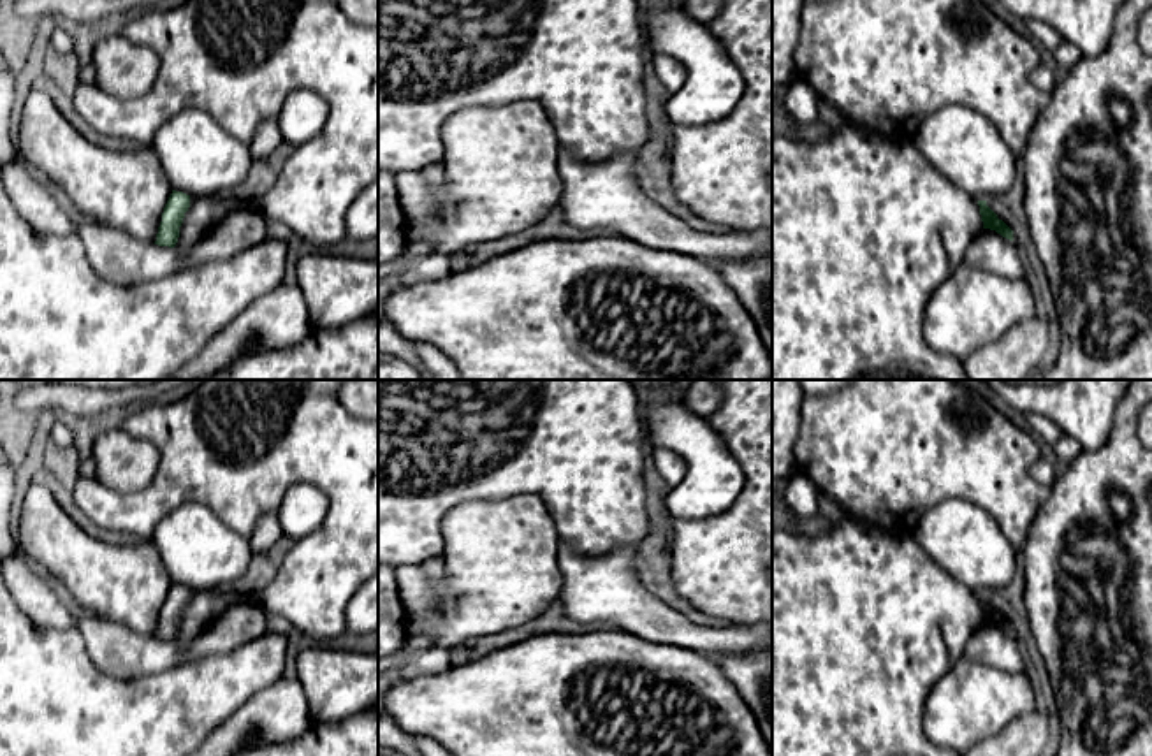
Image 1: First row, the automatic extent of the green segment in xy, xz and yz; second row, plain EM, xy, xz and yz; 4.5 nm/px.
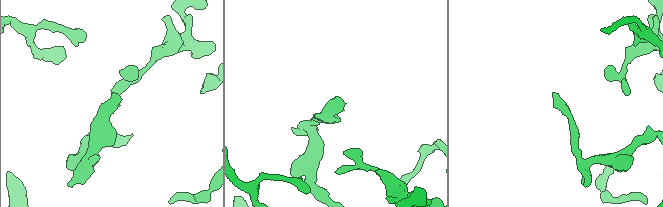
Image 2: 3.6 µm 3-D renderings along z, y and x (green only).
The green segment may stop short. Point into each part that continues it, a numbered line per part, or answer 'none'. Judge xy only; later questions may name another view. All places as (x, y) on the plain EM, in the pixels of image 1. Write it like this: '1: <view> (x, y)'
none

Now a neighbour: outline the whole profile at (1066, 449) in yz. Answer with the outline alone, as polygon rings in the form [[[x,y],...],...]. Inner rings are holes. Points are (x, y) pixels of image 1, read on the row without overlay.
[[[1062,434],[1052,448],[1052,455],[1054,455],[1059,468],[1068,466],[1069,462],[1073,462],[1073,459],[1080,452],[1082,452],[1080,443],[1075,438],[1066,436],[1066,434]]]

